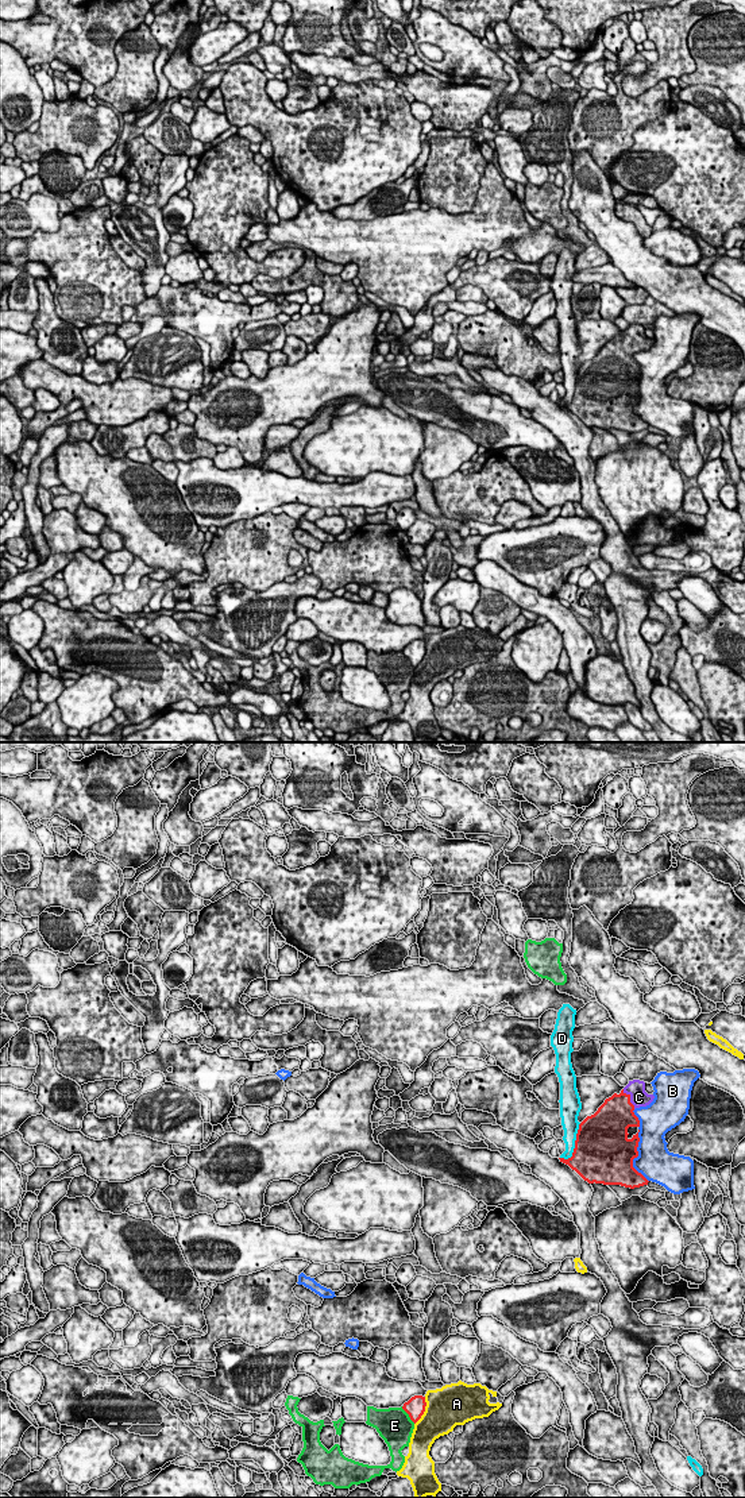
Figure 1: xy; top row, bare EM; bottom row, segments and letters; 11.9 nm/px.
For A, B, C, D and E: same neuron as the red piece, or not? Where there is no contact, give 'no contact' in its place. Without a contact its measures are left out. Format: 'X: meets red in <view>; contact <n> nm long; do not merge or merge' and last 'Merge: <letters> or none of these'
A: meets red in xy; contact 360 nm long; do not merge
B: meets red in xy; contact 900 nm long; do not merge
C: meets red in xy; contact 280 nm long; merge
D: meets red in xy; contact 500 nm long; do not merge
E: meets red in xy; contact 260 nm long; do not merge
Merge: C

